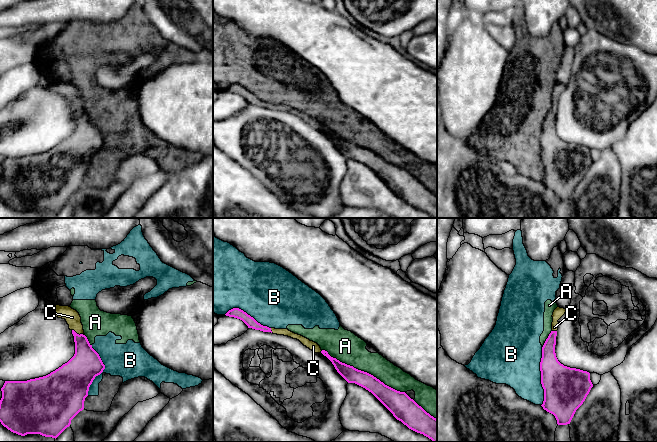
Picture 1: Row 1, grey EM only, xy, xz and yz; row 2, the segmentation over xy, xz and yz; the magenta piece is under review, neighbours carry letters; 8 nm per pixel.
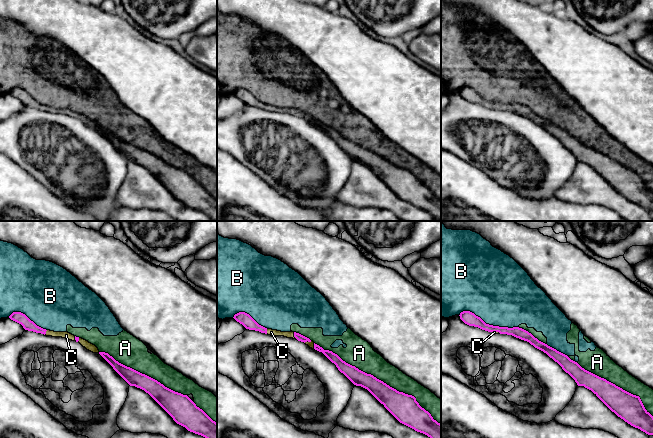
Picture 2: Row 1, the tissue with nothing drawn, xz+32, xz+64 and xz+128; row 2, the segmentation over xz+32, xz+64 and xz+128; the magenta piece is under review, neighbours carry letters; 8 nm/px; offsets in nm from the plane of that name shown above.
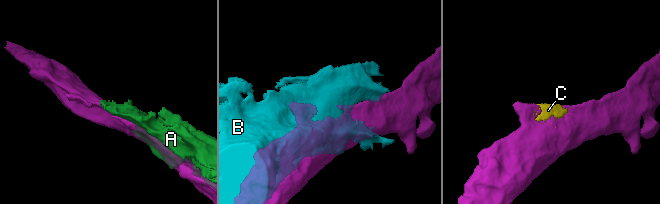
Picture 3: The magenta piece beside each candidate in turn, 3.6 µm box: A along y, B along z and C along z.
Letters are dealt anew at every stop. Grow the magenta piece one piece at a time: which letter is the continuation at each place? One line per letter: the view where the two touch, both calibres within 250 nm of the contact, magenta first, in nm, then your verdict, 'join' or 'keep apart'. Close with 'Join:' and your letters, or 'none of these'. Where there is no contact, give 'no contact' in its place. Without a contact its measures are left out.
A: meets magenta in xz; 140 nm thick on the magenta side, 240 nm on the other; keep apart
B: meets magenta in yz; 360 nm thick on the magenta side, 400 nm on the other; keep apart
C: meets magenta in xy; 240 nm thick on the magenta side, 120 nm on the other; join
Join: C

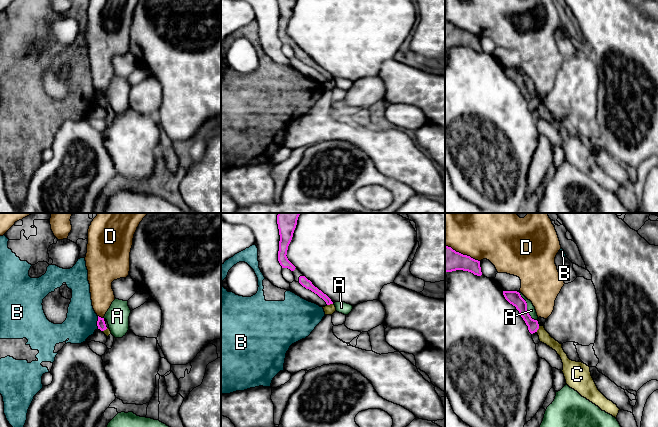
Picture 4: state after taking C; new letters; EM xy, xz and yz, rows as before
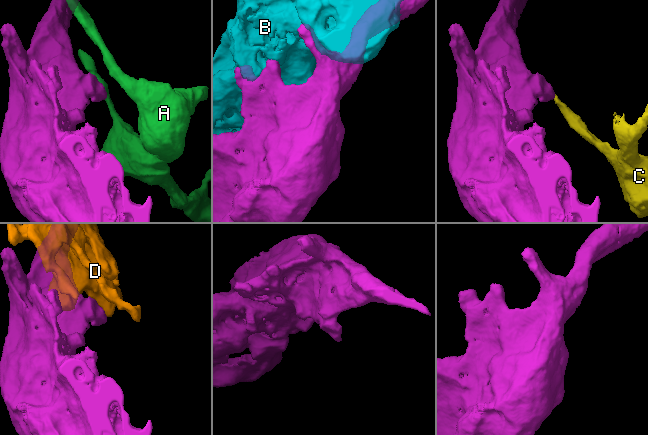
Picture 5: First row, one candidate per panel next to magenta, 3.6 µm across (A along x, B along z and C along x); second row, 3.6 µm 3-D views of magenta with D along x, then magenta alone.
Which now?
A: meets magenta in yz; 110 nm thick on the magenta side, 70 nm on the other; keep apart
B: meets magenta in xy; 70 nm thick on the magenta side, 260 nm on the other; keep apart
C: meets magenta in xz; 70 nm thick on the magenta side, 80 nm on the other; keep apart
D: meets magenta in yz; 200 nm thick on the magenta side, 500 nm on the other; keep apart
Join: none of these

